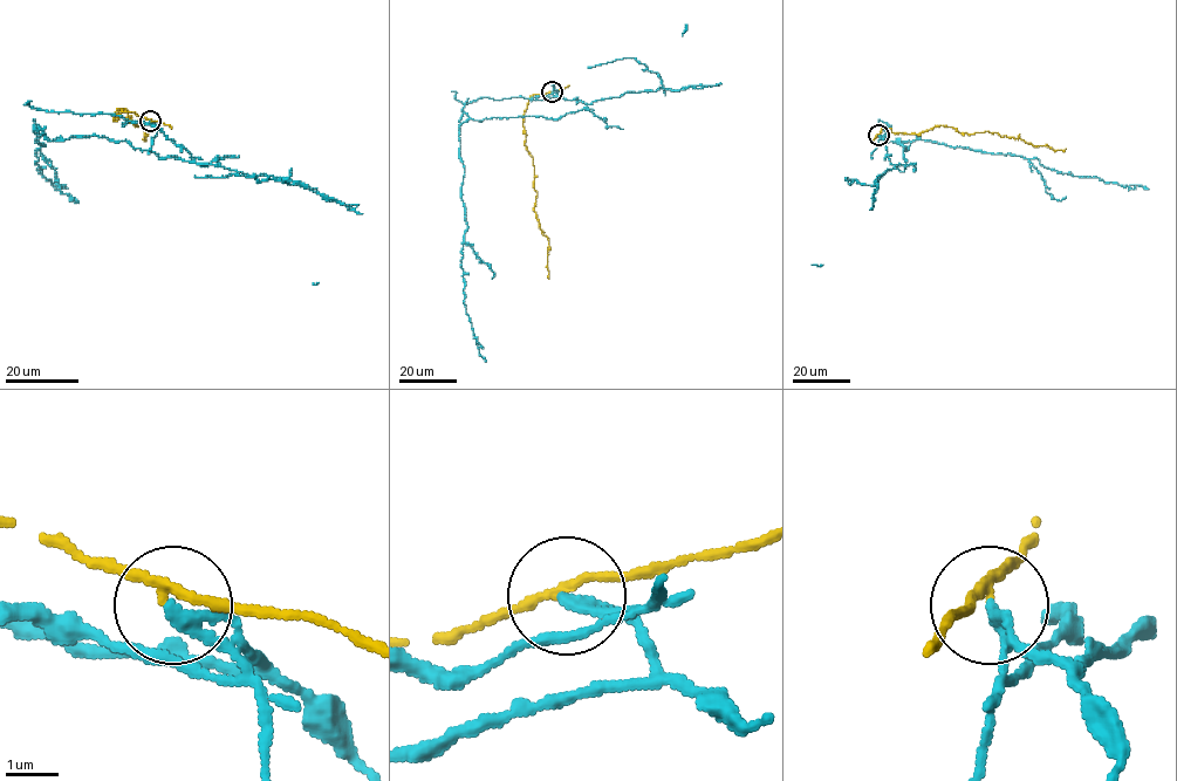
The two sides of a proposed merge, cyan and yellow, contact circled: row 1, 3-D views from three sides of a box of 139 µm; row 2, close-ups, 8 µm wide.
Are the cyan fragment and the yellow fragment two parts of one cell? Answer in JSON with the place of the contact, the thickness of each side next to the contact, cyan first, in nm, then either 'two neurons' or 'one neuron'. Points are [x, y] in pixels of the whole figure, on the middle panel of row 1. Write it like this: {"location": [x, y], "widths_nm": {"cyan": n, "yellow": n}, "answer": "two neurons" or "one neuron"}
{"location": [552, 91], "widths_nm": {"cyan": 280, "yellow": 170}, "answer": "two neurons"}

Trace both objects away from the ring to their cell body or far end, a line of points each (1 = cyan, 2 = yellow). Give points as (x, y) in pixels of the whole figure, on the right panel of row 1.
1: (878, 135), (896, 168), (907, 163), (904, 148), (907, 151), (922, 139), (1037, 158), (1060, 172), (1148, 190)
2: (877, 135), (883, 128), (918, 135), (944, 125), (973, 135), (987, 130), (1054, 150), (1066, 148)

